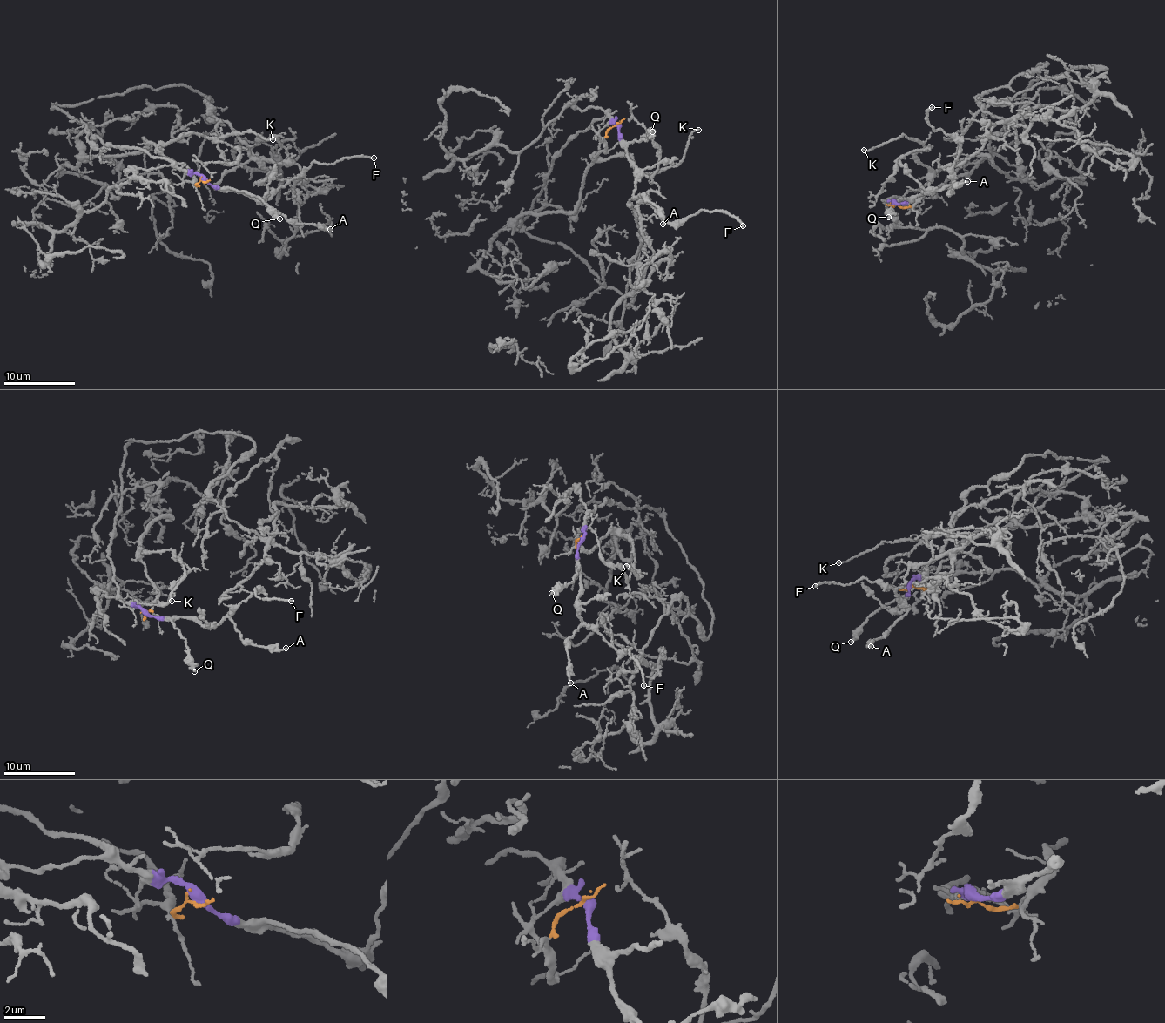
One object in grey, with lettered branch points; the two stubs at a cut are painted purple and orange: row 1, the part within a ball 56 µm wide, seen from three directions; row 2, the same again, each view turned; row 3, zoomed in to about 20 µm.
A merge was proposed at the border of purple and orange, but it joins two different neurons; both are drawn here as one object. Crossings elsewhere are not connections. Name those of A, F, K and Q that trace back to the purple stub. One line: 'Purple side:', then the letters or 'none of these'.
Purple side: A, F, Q

